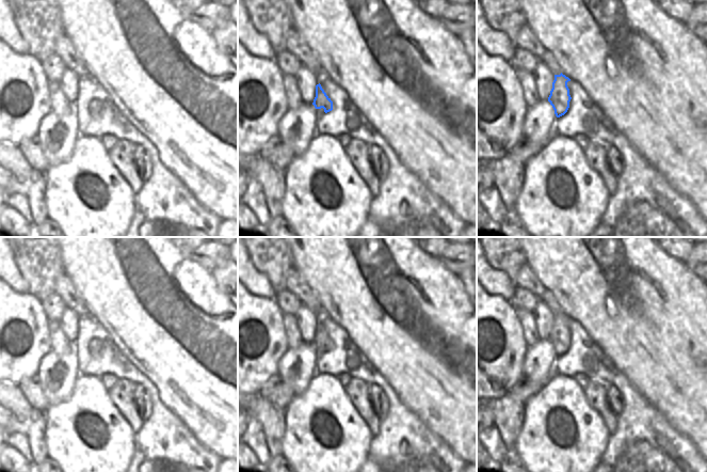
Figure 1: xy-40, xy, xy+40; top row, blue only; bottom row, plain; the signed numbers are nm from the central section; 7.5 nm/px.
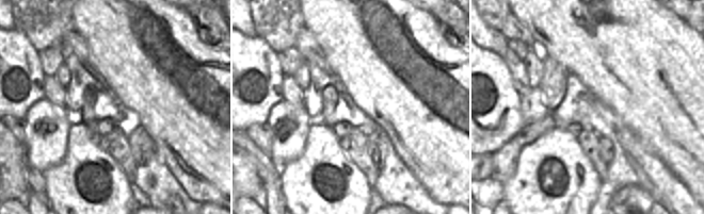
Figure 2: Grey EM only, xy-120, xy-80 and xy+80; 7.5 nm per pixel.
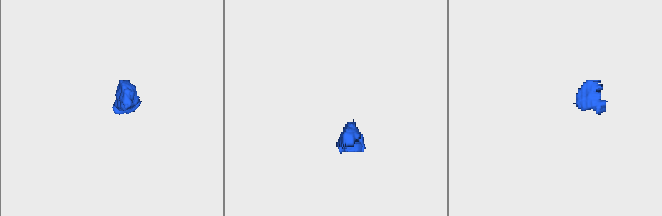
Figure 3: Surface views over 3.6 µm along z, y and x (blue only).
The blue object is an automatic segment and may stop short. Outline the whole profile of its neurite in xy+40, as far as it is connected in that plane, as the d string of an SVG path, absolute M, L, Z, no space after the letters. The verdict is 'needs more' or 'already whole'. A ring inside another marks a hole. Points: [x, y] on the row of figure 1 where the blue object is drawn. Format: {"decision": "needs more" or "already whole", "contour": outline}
{"decision": "already whole", "contour": "M562 73L560 75L555 75L548 101L552 106L557 117L564 115L569 108L572 97L567 86L568 81L571 81L571 79Z"}

